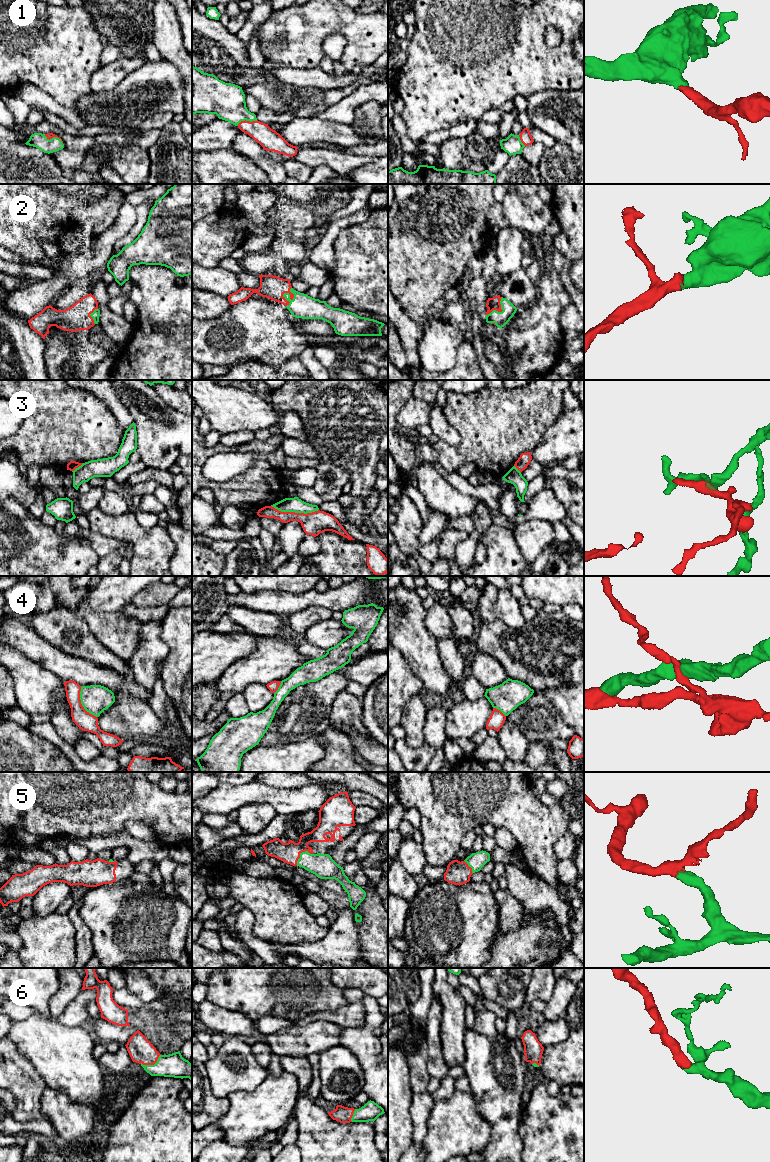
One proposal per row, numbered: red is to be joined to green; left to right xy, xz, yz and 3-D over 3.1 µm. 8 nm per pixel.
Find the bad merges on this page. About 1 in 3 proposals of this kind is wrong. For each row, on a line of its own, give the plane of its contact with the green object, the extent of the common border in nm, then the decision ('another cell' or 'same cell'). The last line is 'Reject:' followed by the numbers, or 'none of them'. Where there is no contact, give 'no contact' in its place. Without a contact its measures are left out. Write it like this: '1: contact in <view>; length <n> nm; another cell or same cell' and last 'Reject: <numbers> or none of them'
1: contact in xy; length 170 nm; same cell
2: contact in xz; length 170 nm; same cell
3: contact in xz; length 380 nm; another cell
4: contact in xy; length 280 nm; another cell
5: contact in xz; length 170 nm; same cell
6: contact in xy; length 180 nm; same cell
Reject: 3, 4

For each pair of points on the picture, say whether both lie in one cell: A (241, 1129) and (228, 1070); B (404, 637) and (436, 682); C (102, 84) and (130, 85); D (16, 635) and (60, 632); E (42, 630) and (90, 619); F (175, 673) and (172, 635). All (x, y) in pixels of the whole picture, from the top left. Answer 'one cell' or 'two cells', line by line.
A: two cells
B: one cell
C: two cells
D: two cells
E: two cells
F: one cell

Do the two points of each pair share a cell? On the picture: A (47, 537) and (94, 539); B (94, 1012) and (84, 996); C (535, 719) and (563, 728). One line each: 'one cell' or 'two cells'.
A: two cells
B: two cells
C: one cell

